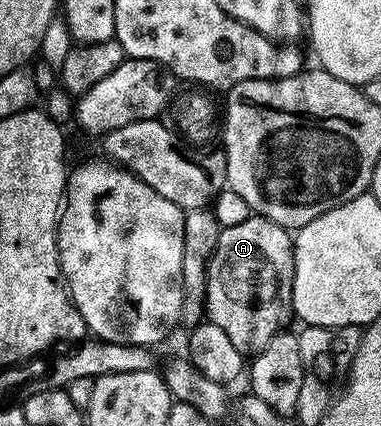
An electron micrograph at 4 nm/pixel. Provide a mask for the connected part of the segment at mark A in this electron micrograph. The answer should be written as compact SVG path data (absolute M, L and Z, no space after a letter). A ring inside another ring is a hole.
M251 214L240 226L222 229L206 275L206 316L244 354L263 352L294 316L292 236L276 222Z

